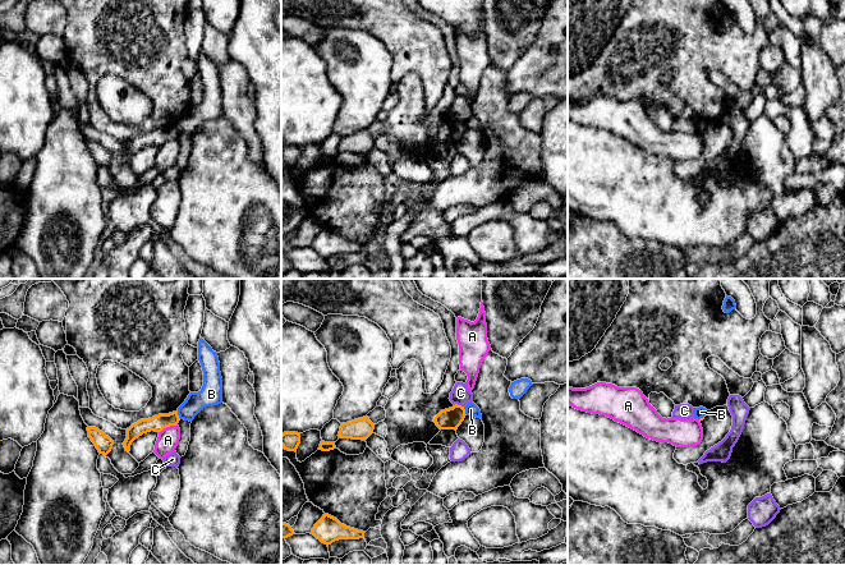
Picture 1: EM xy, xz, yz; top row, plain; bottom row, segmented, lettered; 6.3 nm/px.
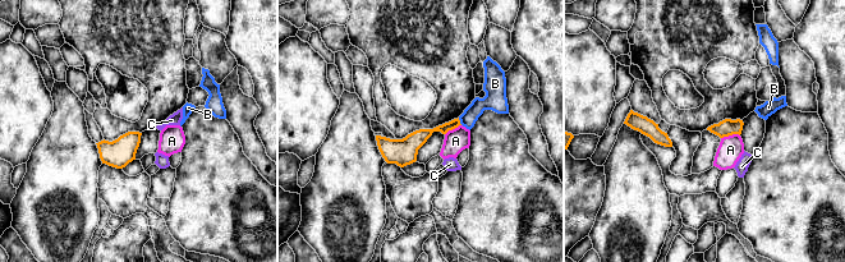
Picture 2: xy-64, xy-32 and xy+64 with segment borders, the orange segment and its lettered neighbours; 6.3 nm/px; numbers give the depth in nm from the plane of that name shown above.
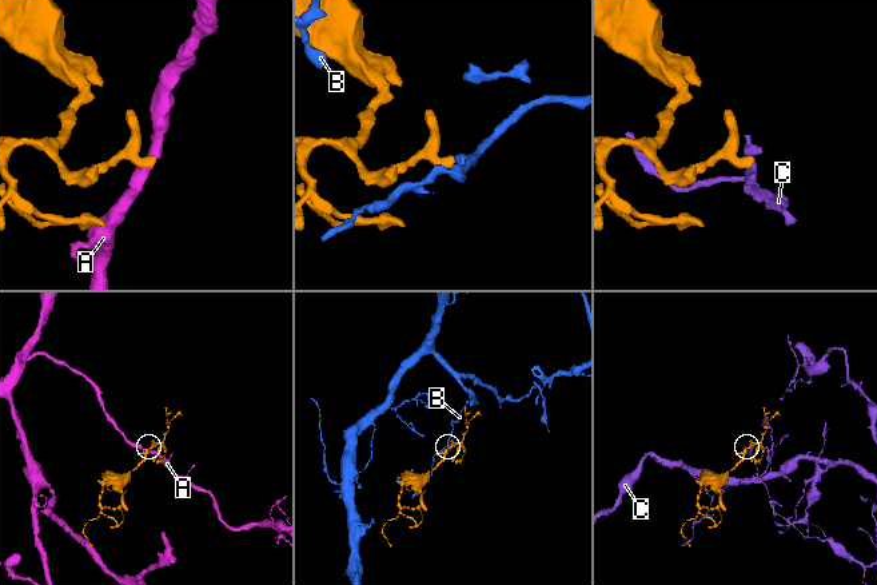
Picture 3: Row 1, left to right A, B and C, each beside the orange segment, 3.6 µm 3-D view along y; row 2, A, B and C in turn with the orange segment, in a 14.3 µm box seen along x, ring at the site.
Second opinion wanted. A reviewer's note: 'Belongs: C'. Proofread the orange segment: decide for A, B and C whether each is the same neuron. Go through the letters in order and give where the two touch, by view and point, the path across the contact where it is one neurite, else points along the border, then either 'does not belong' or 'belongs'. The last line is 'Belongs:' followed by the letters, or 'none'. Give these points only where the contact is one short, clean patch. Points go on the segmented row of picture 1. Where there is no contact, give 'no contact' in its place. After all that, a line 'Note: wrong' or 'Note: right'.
A: xy (168, 426) | along xy (177, 423), (164, 427), (159, 432) | does not belong
B: xz (464, 410) | along xz (463, 407), (467, 414) | does not belong
C: xz (459, 405) | along xz (454, 404), (463, 407) | does not belong
Belongs: none
Note: wrong

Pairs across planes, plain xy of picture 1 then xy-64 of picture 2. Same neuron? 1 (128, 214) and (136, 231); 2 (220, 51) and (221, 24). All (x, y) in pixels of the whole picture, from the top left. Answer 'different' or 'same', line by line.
1: different
2: different

